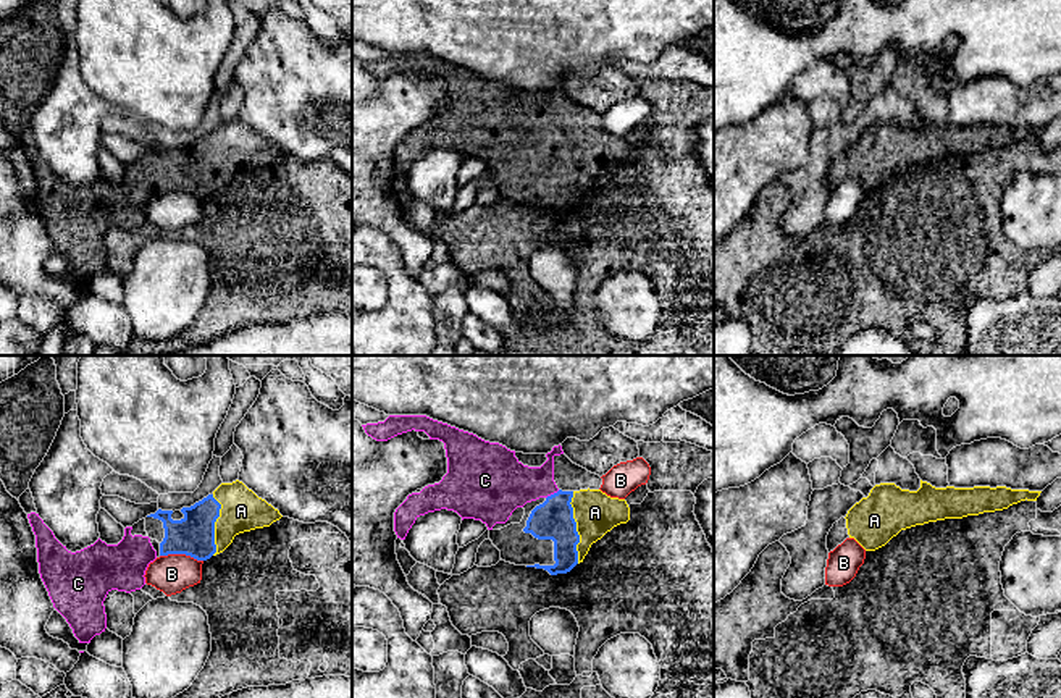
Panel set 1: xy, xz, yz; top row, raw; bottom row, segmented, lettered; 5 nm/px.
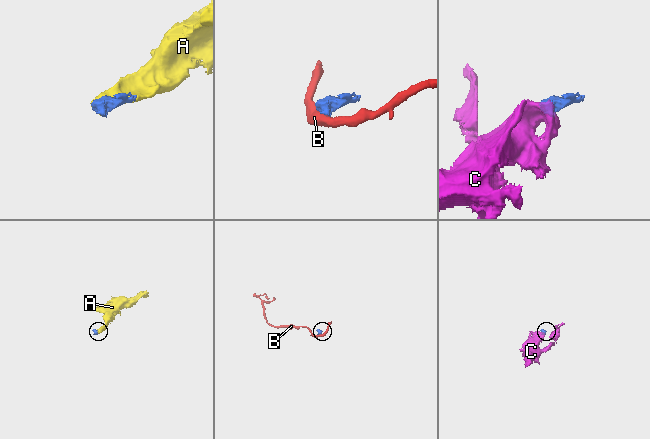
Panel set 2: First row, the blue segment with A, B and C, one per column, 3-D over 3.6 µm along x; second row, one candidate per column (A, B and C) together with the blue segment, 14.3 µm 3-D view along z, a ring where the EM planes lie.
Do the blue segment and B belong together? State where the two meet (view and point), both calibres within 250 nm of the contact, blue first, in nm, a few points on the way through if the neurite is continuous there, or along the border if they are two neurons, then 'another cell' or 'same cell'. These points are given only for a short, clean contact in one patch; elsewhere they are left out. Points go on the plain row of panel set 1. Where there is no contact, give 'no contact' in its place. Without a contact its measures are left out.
meets blue in xy at (181, 191); 200 nm thick on the blue side, 200 nm on the other; border along xy (160, 193), (189, 193), (202, 199); another cell

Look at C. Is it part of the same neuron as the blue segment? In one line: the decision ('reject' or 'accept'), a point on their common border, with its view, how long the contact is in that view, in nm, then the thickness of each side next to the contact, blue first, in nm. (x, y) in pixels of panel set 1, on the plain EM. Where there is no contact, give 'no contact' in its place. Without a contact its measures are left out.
accept; contact xz (554, 131); length 80 nm; calibres 200 and 260 nm

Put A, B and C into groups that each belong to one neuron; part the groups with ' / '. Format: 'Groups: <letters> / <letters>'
Groups: A C / B

